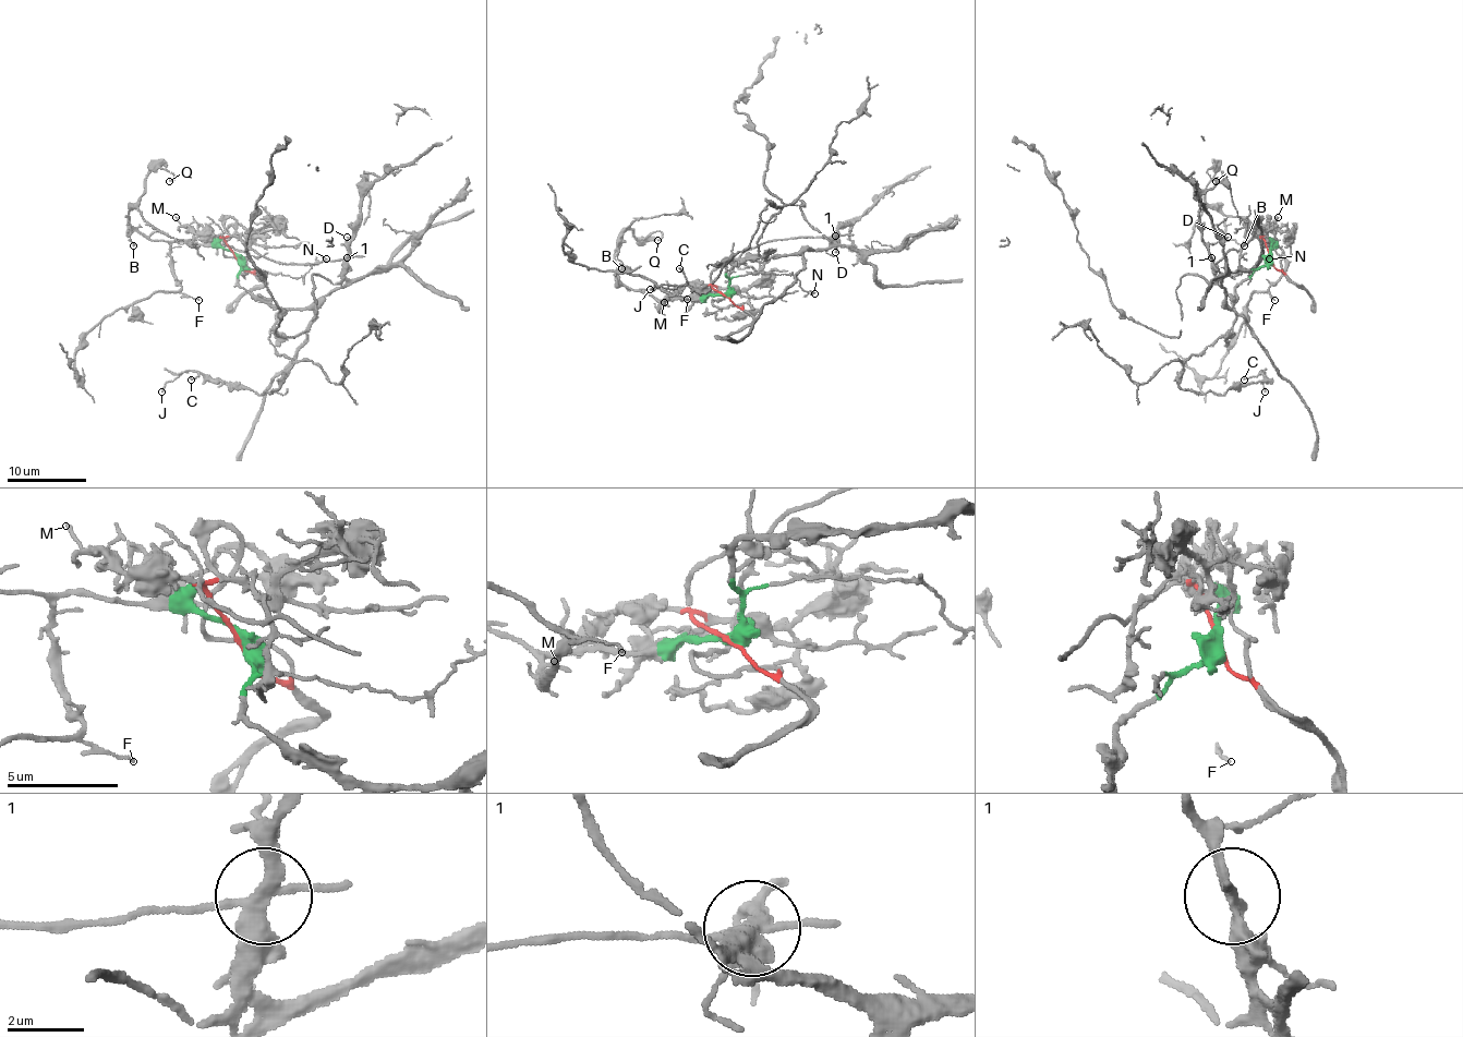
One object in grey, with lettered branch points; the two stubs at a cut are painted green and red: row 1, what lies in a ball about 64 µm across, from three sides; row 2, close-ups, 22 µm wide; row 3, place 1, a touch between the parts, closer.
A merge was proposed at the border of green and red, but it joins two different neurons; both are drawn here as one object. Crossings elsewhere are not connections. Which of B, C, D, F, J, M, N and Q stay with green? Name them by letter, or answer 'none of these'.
B, C, D, F, J, N, Q

